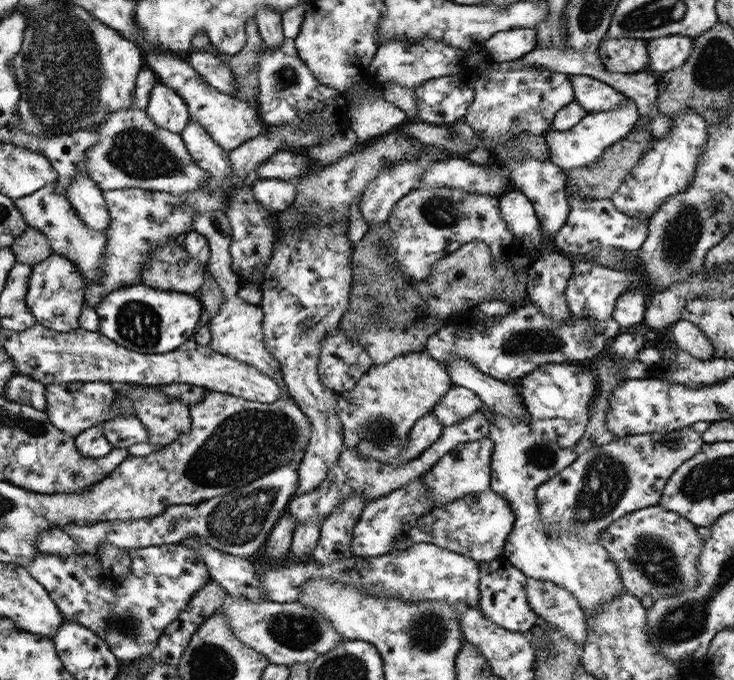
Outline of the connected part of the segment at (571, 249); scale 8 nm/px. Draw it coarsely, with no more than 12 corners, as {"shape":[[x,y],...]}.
{"shape":[[568,195],[570,214],[556,248],[638,250],[648,224],[612,200]]}

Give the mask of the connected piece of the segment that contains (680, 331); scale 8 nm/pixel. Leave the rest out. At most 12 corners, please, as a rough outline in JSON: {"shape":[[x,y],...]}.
{"shape":[[682,318],[668,328],[668,341],[699,359],[715,356],[697,324]]}

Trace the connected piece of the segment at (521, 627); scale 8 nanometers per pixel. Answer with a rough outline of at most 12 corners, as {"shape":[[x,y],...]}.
{"shape":[[503,556],[480,563],[479,606],[524,633],[541,619],[528,578]]}

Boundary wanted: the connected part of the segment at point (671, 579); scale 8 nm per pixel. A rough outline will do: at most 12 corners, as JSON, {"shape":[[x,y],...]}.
{"shape":[[662,505],[596,543],[624,591],[653,601],[700,583],[697,526]]}

